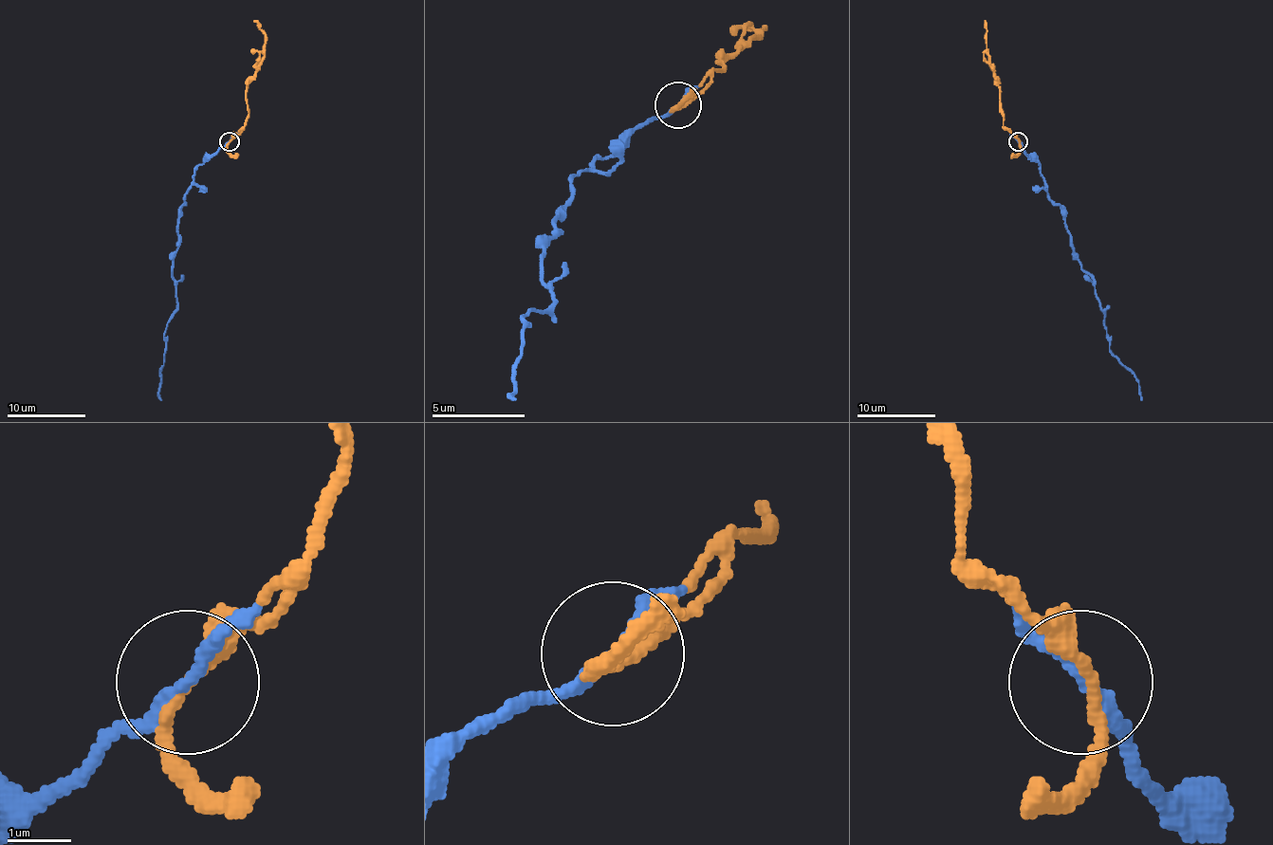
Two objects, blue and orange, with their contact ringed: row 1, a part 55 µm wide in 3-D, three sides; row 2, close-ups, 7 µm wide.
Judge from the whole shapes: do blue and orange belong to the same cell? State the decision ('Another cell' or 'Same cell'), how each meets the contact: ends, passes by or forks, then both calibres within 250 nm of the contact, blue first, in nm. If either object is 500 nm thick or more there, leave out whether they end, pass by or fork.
Same cell. At the ring blue passes by. At the ring orange passes by. Thickness 200 nm (blue) against 190 nm

